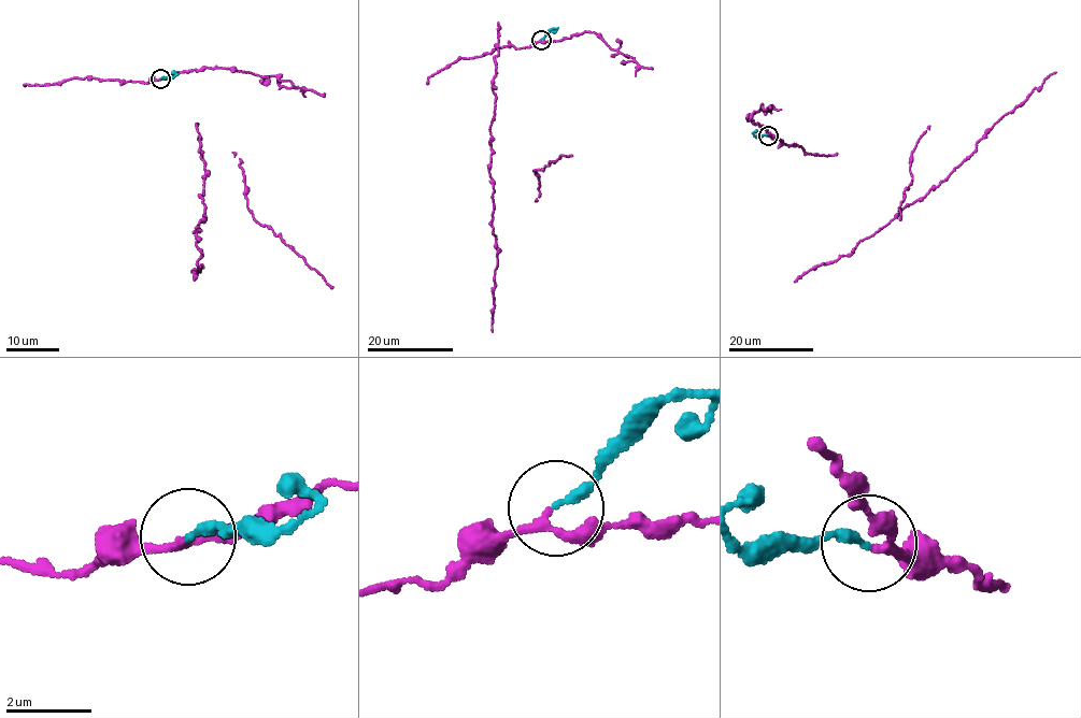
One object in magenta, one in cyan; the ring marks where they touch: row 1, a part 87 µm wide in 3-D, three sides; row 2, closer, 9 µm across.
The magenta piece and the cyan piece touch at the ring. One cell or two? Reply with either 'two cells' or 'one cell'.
two cells

